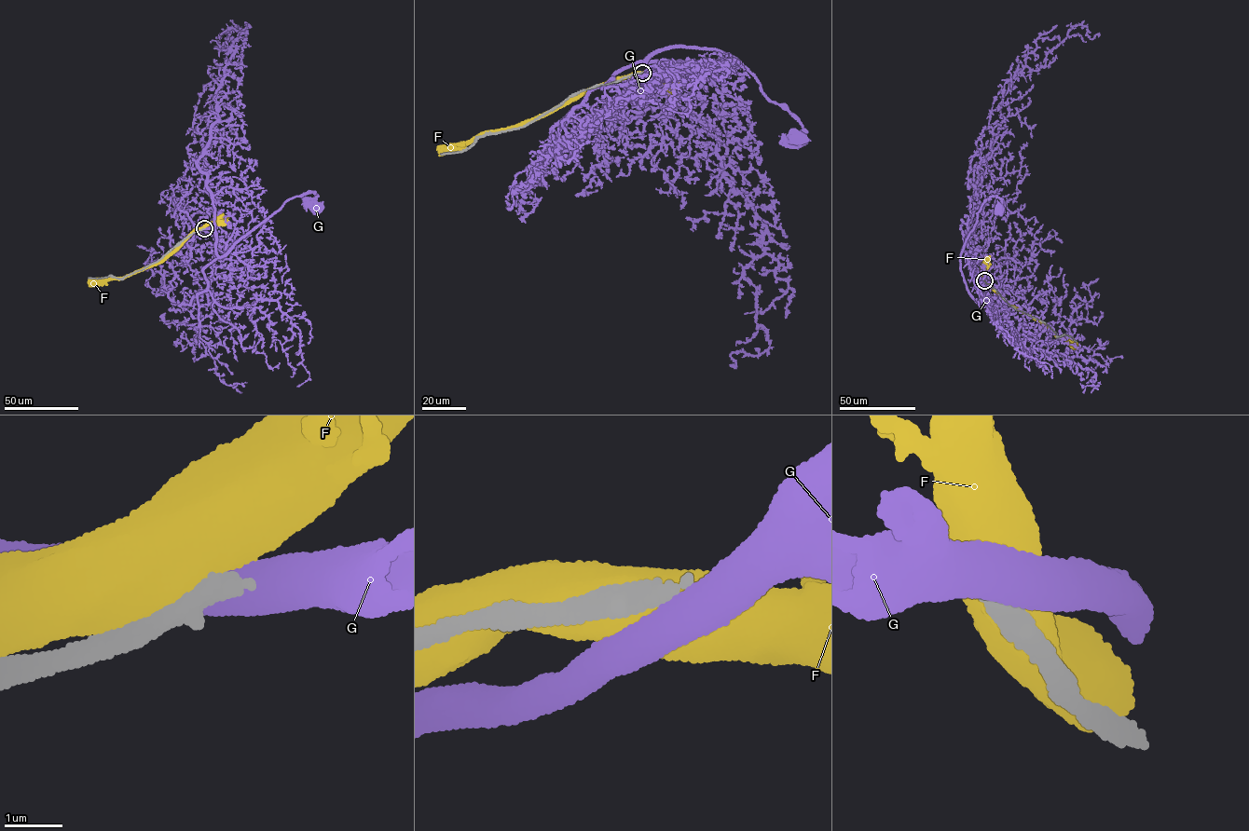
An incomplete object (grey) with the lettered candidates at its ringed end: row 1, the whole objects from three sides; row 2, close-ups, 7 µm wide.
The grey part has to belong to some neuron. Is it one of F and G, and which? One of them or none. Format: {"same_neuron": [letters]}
{"same_neuron": []}

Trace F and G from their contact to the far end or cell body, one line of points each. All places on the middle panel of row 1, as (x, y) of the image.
F: (638, 73), (581, 92), (531, 119), (478, 134), (462, 143), (446, 145), (439, 155)
G: (642, 73), (652, 67), (646, 61), (650, 57), (672, 47), (726, 53), (802, 126), (802, 143), (796, 138)

